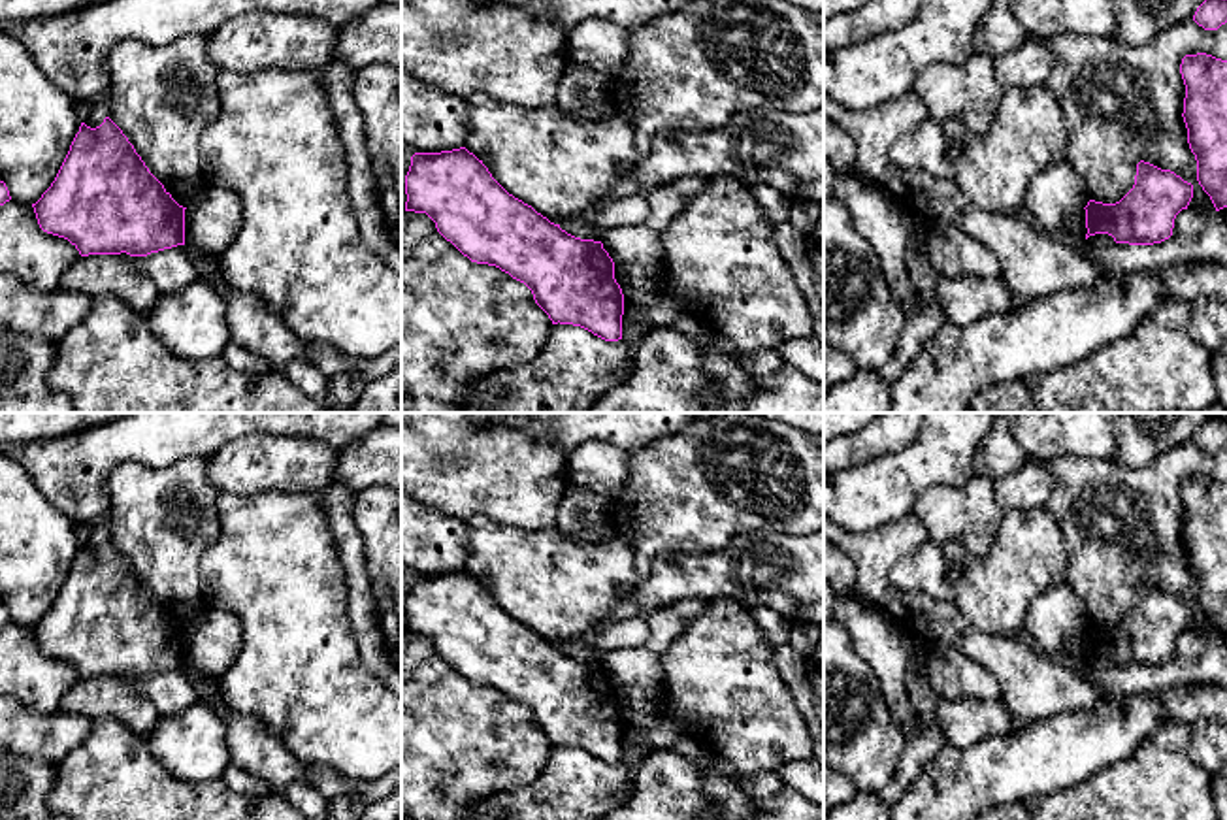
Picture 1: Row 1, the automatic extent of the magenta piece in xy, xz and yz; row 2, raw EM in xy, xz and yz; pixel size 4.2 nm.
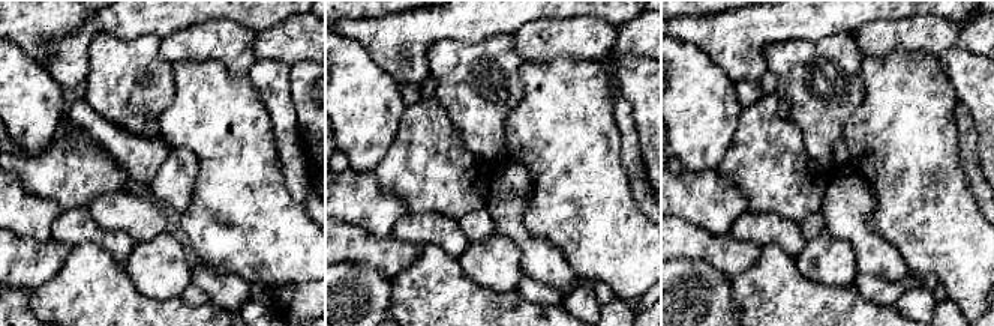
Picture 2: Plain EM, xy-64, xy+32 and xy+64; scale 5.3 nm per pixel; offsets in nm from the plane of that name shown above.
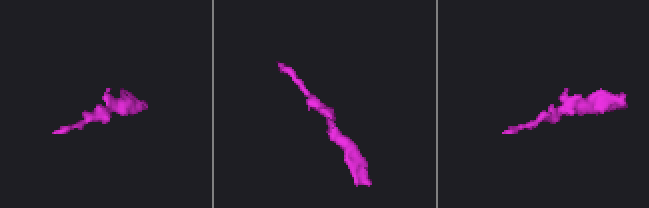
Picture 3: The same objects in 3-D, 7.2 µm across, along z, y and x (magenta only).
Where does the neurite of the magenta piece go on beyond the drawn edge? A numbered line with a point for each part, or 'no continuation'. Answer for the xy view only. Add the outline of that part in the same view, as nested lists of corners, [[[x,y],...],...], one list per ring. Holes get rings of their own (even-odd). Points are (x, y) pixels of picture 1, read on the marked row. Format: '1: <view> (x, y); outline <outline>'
no continuation

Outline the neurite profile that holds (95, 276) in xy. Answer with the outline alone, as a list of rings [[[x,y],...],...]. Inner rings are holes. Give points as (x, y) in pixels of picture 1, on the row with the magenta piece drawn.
[[[117,254],[79,256],[60,277],[60,288],[85,294],[121,298],[139,315],[149,315],[158,300],[156,285]]]

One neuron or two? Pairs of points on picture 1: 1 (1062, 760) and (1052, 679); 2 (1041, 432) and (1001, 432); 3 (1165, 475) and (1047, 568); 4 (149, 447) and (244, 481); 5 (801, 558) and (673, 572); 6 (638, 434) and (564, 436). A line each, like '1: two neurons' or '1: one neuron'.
1: two neurons
2: two neurons
3: two neurons
4: two neurons
5: one neuron
6: one neuron

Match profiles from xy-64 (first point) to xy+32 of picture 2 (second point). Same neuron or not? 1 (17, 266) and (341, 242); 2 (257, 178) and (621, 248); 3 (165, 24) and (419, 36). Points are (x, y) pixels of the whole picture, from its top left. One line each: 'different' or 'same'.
1: same
2: same
3: same

